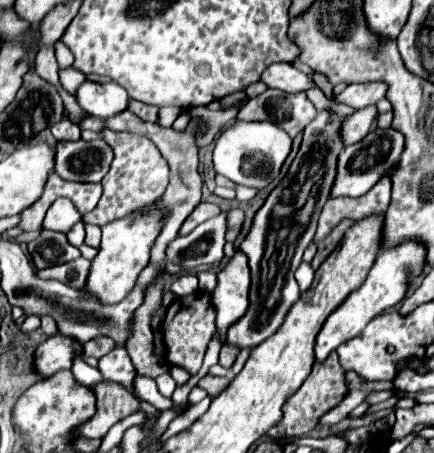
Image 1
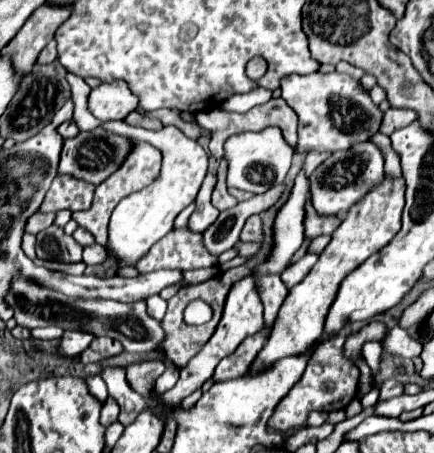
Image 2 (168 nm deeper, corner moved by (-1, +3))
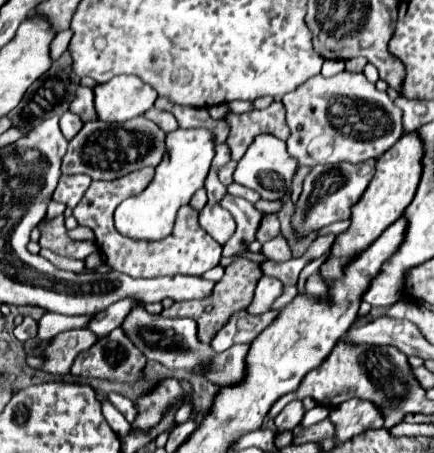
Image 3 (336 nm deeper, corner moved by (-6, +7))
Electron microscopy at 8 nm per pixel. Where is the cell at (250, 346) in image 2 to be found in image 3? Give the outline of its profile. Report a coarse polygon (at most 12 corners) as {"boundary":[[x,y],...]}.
{"boundary":[[326,253],[313,260],[301,271],[297,282],[299,291],[305,291],[305,279],[319,271],[327,259]]}

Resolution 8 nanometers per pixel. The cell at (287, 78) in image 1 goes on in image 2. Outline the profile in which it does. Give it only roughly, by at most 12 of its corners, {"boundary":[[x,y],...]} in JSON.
{"boundary":[[344,73],[288,75],[298,151],[368,141],[382,113]]}

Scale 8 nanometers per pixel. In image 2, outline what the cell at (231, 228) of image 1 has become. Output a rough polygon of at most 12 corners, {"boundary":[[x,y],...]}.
{"boundary":[[248,217],[240,241],[260,241],[262,221]]}

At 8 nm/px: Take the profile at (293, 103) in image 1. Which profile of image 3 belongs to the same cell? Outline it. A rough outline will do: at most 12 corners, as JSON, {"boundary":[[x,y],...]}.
{"boundary":[[281,101],[263,111],[229,113],[227,145],[239,161],[251,141],[269,133],[287,139]]}

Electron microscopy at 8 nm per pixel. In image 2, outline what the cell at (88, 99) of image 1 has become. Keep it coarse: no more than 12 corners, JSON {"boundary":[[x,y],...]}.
{"boundary":[[126,81],[100,83],[88,111],[100,121],[124,119],[136,107]]}

